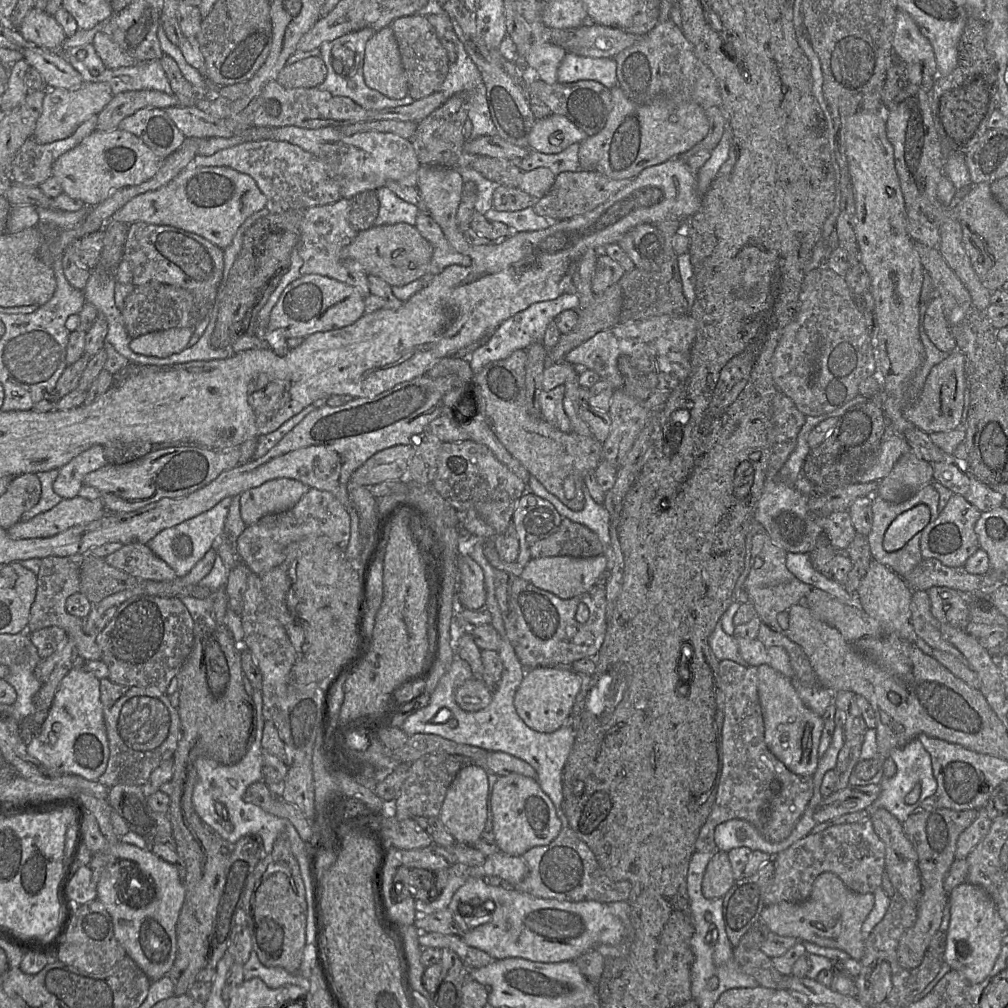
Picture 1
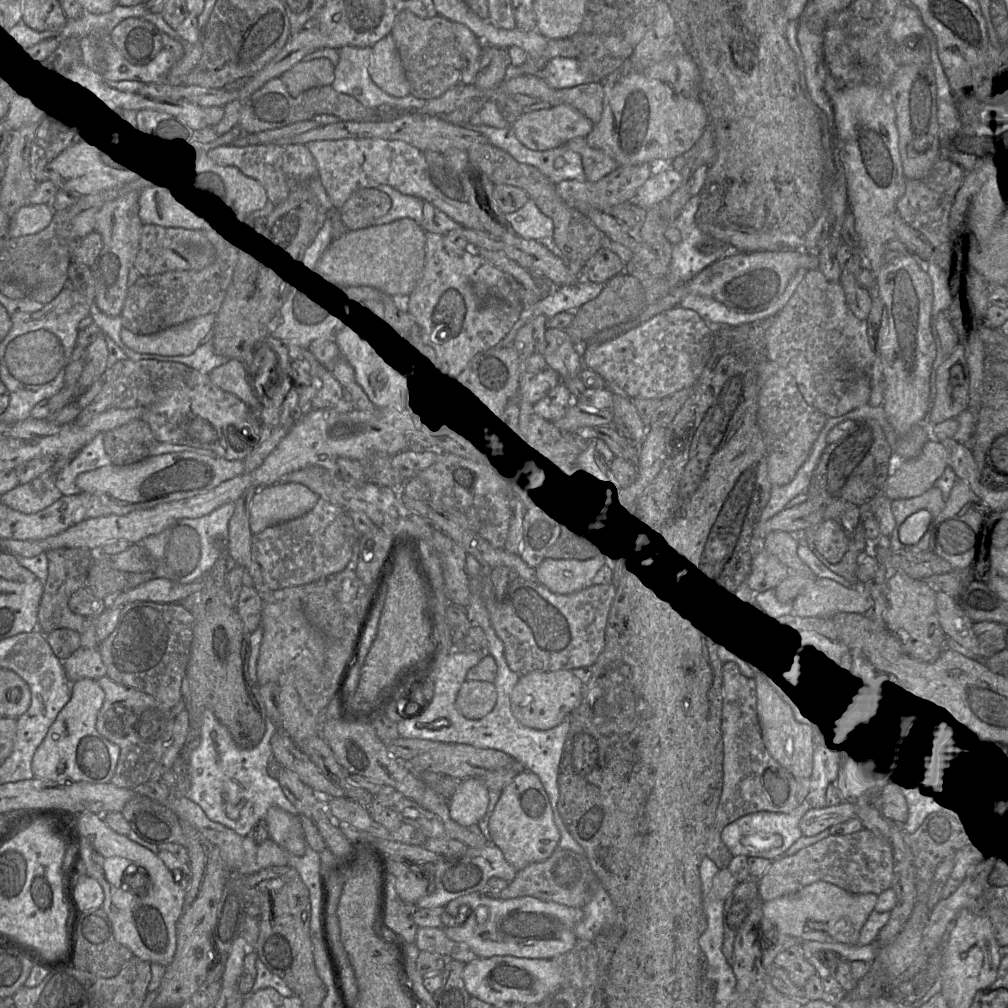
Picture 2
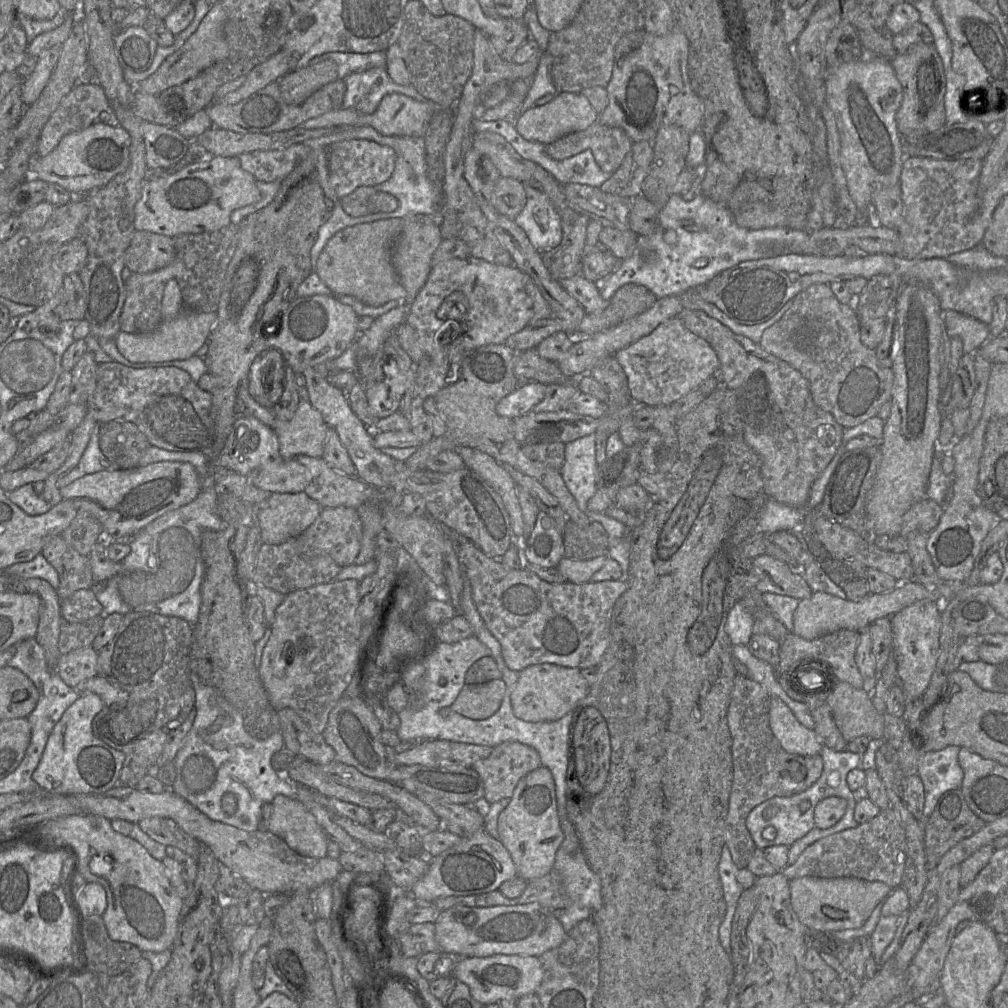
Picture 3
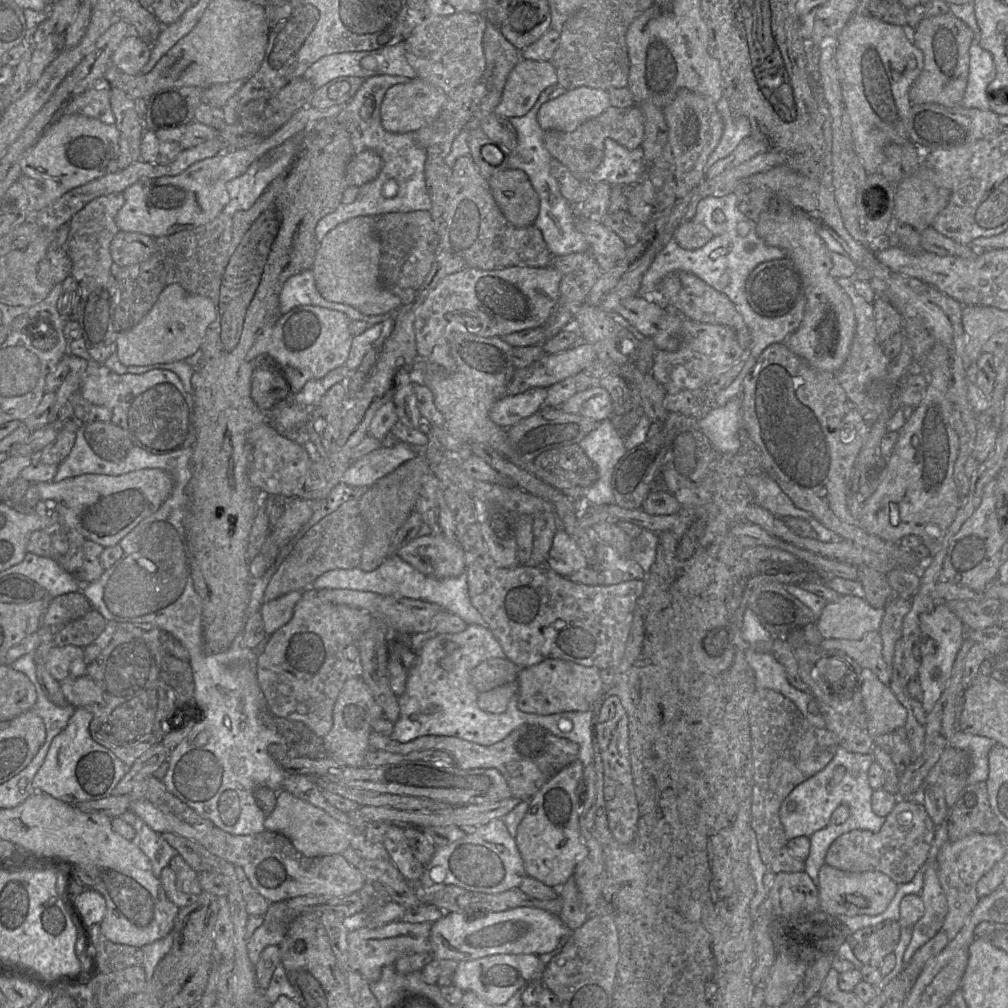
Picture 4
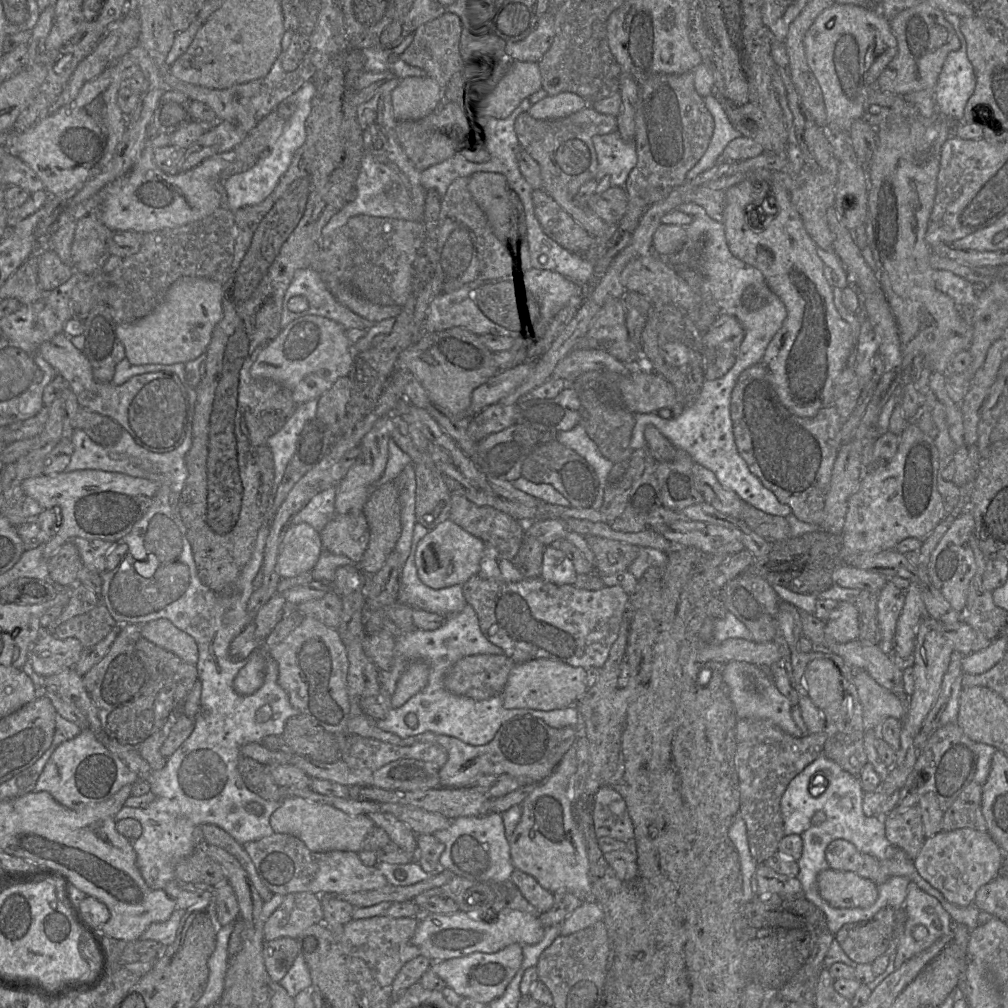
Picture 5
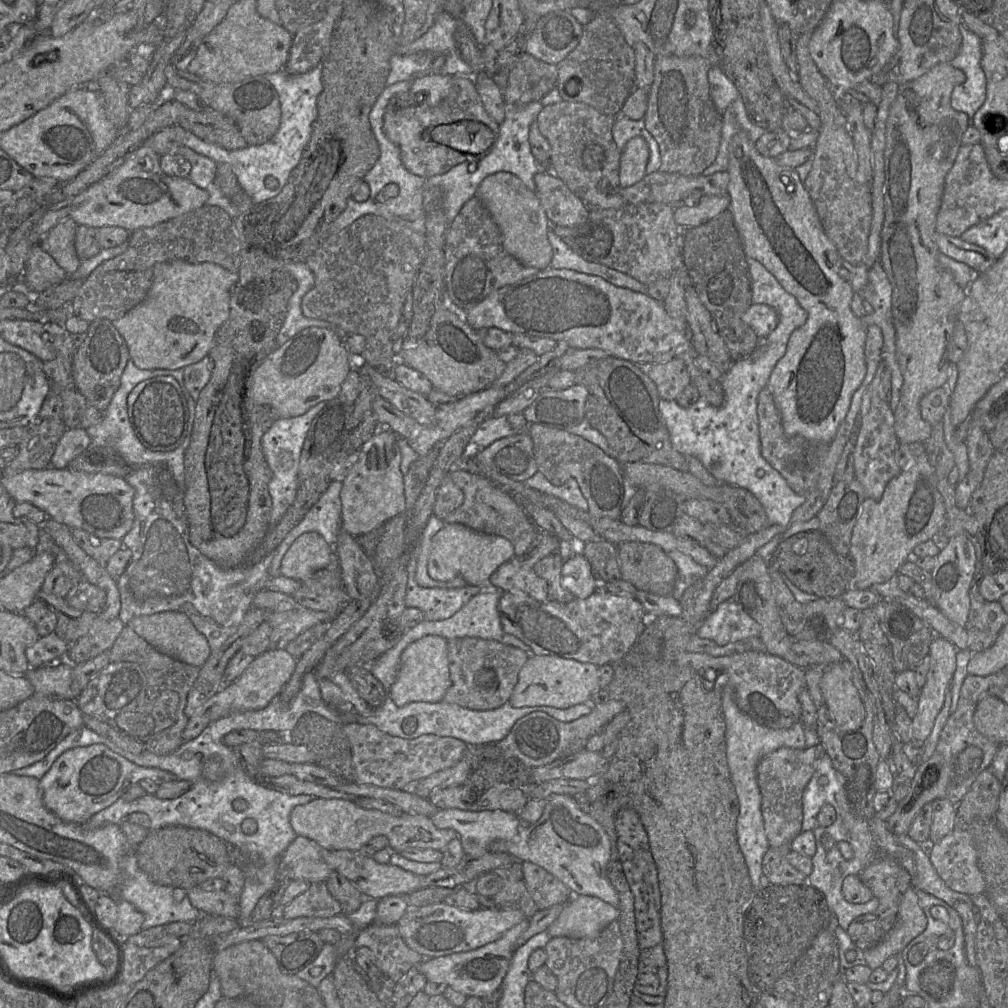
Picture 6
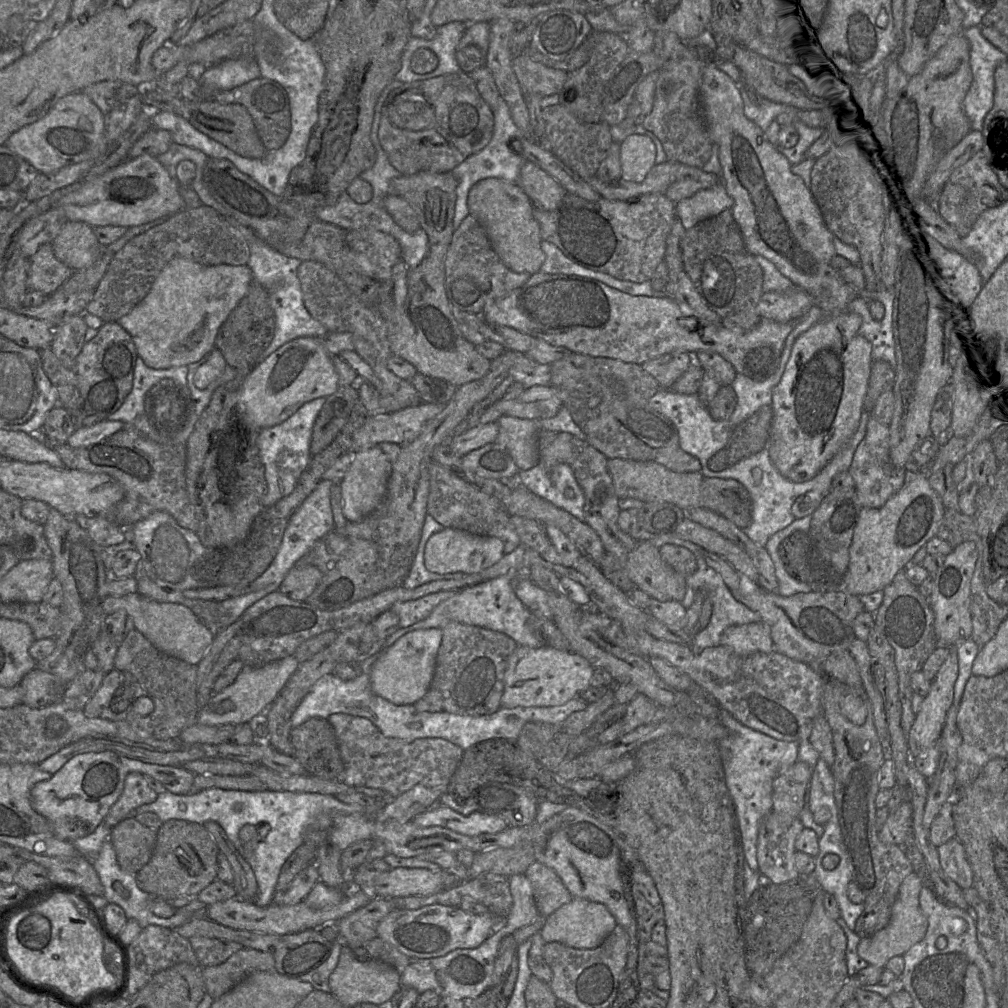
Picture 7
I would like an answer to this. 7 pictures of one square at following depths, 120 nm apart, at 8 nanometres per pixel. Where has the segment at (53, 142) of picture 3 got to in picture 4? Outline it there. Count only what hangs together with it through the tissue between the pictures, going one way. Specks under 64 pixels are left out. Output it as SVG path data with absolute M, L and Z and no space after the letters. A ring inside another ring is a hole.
M108 84L94 85L73 97L65 109L65 114L80 114L114 125L116 119L110 104L110 87Z

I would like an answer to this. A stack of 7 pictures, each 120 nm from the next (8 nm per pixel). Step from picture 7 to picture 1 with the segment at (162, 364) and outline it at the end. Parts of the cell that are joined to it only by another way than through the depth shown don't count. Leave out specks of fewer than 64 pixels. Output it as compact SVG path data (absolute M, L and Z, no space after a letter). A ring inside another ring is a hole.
M179 327L160 330L132 339L130 349L141 355L165 358L188 347L194 327Z

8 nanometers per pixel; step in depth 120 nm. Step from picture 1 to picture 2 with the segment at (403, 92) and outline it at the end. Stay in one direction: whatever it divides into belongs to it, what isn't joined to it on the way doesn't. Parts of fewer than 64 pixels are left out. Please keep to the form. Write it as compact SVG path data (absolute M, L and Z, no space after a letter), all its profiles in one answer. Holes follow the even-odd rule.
M392 35L379 40L371 51L368 71L372 81L391 96L409 95L409 82Z

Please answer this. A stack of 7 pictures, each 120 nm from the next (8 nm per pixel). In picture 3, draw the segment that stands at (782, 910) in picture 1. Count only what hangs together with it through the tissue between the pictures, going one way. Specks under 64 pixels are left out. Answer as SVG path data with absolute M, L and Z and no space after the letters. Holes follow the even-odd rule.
M804 876L790 881L791 904L799 920L810 929L831 933L863 926L876 906L883 902L892 890L883 882L855 877Z

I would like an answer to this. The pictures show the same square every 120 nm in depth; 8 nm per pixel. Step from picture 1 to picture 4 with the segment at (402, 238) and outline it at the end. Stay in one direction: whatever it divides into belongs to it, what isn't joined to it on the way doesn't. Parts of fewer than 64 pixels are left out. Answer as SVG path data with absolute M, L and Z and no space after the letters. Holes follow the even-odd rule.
M377 216L348 220L330 231L319 244L312 271L320 294L327 300L353 306L365 315L397 312L401 300L380 282L381 244L375 232Z

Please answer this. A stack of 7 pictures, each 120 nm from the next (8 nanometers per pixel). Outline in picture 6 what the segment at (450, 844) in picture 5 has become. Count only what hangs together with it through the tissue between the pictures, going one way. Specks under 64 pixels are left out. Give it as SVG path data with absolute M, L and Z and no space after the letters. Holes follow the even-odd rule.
M460 809L438 810L431 818L438 829L452 829L457 833L466 856L479 858L489 852L494 841L512 840L519 833L519 818L513 813L502 810L467 811Z

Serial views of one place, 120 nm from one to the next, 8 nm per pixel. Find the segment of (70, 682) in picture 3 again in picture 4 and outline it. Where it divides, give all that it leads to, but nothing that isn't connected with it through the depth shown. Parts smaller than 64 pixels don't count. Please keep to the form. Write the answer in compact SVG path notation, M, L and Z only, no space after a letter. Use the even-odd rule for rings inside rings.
M55 645L46 658L46 667L58 681L73 680L87 674L83 647Z

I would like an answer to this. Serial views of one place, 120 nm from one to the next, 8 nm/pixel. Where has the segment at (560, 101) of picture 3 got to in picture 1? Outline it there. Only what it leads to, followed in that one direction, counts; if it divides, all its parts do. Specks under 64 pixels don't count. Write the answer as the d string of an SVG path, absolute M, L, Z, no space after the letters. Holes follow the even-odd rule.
M551 113L535 121L528 135L528 146L540 153L556 154L574 143L581 143L587 137L567 117Z

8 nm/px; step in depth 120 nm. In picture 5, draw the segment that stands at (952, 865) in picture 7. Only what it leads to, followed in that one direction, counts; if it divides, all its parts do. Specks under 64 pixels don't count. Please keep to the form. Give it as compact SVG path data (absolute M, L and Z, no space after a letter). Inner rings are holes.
M961 828L927 838L914 863L920 876L939 890L947 901L966 907L974 904L979 888L999 874L1003 856L1003 851L988 832Z

